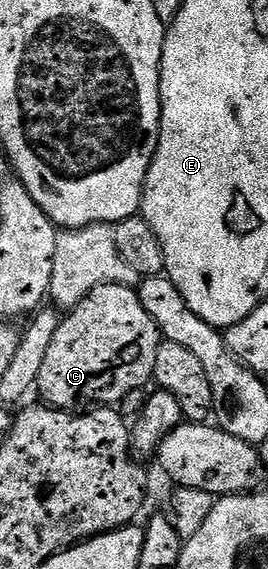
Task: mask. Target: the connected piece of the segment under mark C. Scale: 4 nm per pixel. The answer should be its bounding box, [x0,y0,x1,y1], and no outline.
[37,285,161,412]

